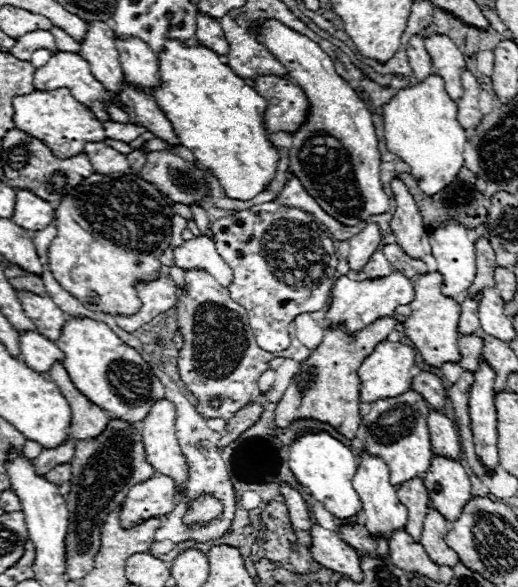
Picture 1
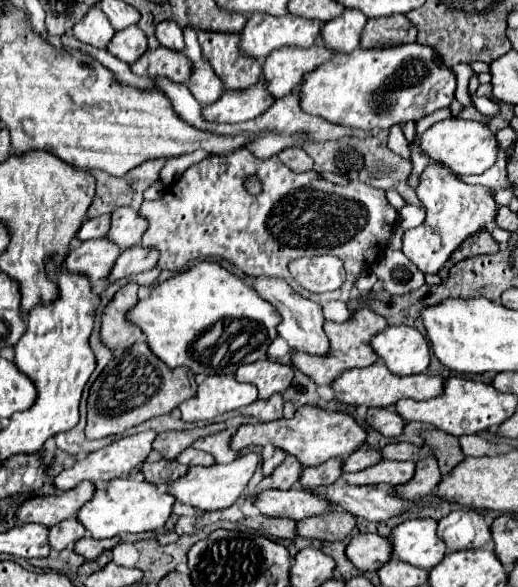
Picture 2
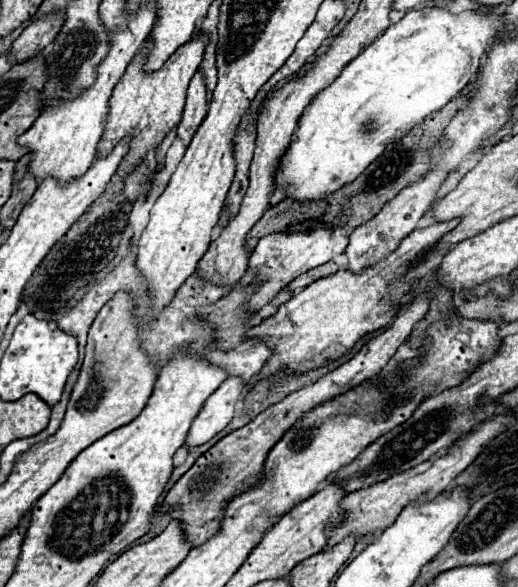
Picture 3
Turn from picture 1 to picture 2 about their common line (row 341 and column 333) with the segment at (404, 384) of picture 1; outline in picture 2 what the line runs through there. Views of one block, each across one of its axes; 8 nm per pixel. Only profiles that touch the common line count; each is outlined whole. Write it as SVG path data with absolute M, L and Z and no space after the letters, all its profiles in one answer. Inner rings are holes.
M376 362L368 368L346 370L342 376L336 378L332 388L336 390L336 398L344 404L352 404L352 406L360 406L360 404L364 404L364 406L392 406L400 398L428 400L428 398L440 396L442 390L444 390L444 378L442 376L426 376L426 374L396 376L396 374L390 374L390 370L382 362Z

